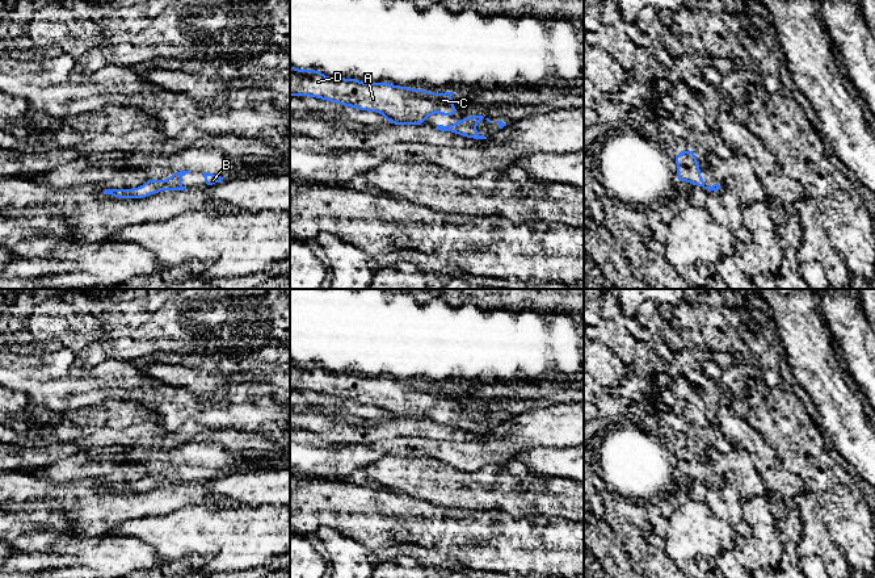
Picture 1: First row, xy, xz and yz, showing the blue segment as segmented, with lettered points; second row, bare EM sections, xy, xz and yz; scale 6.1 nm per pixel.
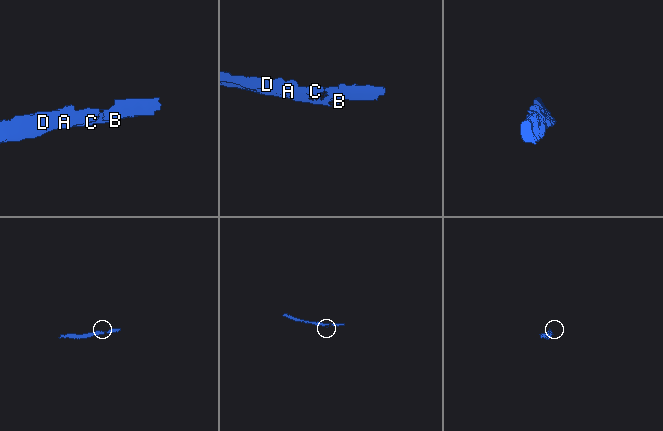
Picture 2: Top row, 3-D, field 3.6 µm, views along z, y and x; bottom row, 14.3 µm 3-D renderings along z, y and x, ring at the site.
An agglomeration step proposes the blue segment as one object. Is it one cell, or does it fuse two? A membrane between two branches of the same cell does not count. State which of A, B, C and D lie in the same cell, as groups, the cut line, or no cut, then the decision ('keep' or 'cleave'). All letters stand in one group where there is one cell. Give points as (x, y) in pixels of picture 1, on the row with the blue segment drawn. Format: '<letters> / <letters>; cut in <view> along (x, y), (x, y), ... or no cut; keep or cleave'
A B C D; no cut; keep

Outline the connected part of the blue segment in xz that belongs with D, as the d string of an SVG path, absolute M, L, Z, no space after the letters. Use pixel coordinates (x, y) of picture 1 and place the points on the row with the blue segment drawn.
M290 66L290 96L308 96L329 102L337 102L354 109L376 112L392 125L424 125L425 118L433 113L454 117L457 106L450 102L454 92L434 93L425 89L394 85L390 83L363 83L357 79L328 78L316 70L299 70Z

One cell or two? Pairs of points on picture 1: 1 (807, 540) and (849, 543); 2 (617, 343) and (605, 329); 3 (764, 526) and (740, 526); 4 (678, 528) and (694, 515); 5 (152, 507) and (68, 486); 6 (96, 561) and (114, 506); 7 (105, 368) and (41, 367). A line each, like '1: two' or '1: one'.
1: two
2: one
3: two
4: one
5: one
6: two
7: one

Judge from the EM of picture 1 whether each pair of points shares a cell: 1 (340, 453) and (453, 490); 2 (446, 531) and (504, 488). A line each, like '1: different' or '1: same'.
1: different
2: different

